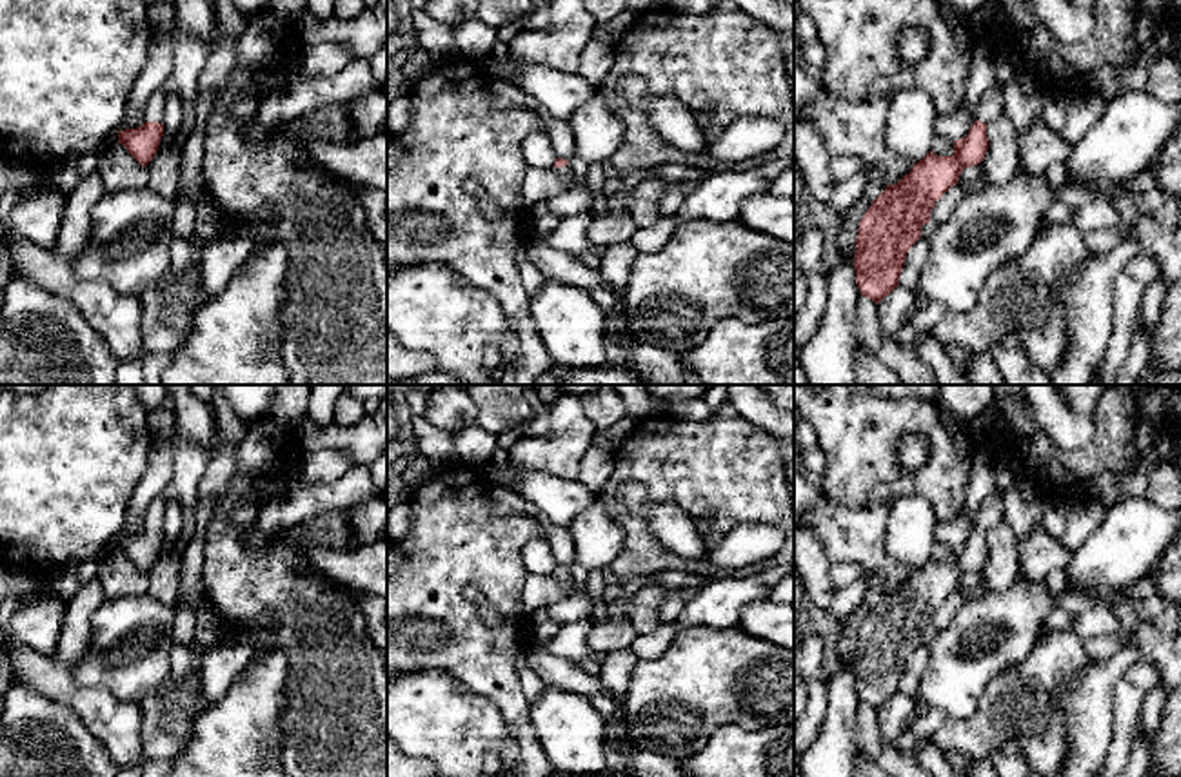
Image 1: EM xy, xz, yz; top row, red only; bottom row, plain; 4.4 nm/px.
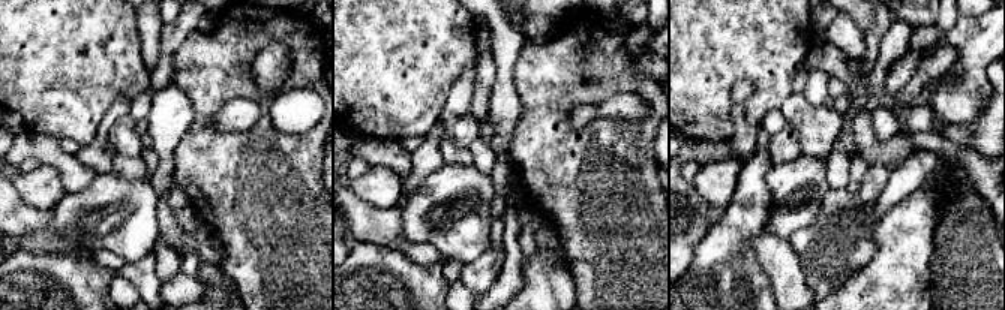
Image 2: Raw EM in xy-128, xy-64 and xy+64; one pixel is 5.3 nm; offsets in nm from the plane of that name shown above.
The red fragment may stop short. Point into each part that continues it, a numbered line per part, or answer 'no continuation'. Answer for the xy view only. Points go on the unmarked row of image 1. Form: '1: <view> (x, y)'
1: xy (157, 507)

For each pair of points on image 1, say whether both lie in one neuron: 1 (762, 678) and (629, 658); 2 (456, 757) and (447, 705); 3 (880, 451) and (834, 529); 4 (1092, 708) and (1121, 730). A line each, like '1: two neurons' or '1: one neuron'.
1: two neurons
2: one neuron
3: two neurons
4: two neurons

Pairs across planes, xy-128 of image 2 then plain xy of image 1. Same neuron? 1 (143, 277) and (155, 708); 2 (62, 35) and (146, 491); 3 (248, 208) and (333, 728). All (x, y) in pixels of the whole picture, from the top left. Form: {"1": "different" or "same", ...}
{"1": "same", "2": "different", "3": "same"}

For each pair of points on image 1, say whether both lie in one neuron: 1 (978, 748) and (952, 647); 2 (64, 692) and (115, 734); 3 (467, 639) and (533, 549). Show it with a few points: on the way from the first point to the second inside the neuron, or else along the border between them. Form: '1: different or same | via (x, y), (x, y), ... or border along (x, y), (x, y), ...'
1: different | border along (994, 678), (969, 716), (949, 717)
2: same | via (77, 698), (102, 721)
3: different | border along (544, 538), (522, 549), (529, 572)

